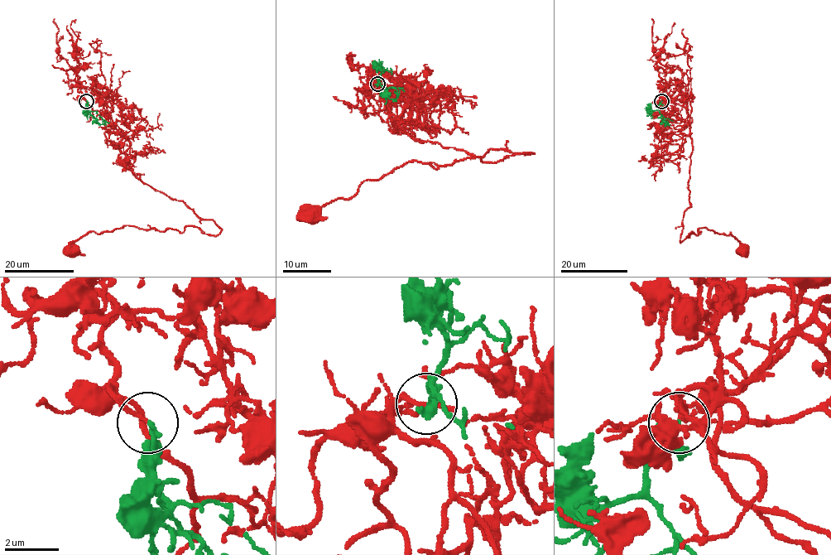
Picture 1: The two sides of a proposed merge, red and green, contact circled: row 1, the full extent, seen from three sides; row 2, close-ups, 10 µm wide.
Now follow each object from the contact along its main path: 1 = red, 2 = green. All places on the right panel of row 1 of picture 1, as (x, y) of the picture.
1: (662, 101), (691, 118), (691, 206), (684, 213), (680, 242), (705, 227), (731, 232), (742, 252)
2: (662, 101), (657, 110), (669, 125), (663, 121), (661, 115)

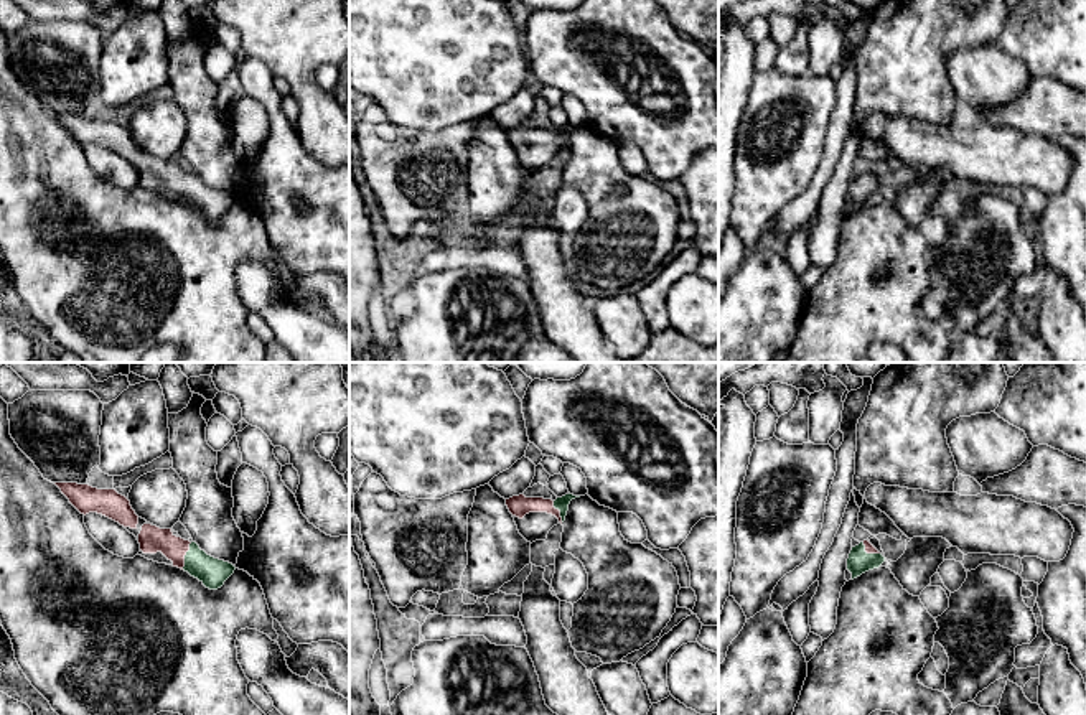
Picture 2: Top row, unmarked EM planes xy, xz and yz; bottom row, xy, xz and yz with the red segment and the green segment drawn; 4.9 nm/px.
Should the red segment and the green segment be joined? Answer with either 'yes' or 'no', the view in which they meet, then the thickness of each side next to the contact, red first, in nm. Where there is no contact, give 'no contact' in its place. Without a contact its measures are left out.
yes | xy | 140/140 nm

